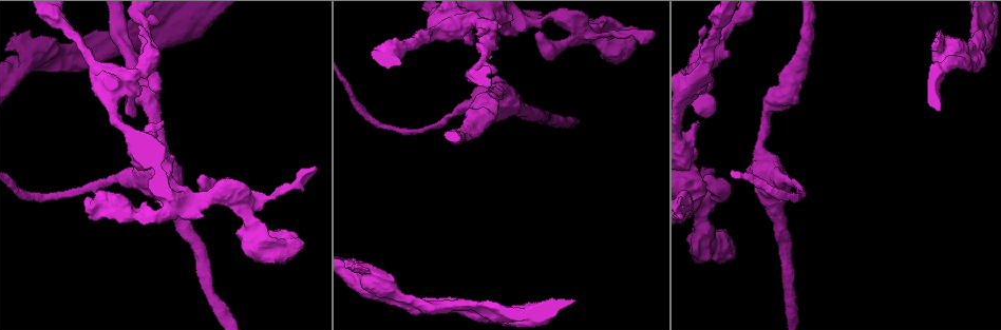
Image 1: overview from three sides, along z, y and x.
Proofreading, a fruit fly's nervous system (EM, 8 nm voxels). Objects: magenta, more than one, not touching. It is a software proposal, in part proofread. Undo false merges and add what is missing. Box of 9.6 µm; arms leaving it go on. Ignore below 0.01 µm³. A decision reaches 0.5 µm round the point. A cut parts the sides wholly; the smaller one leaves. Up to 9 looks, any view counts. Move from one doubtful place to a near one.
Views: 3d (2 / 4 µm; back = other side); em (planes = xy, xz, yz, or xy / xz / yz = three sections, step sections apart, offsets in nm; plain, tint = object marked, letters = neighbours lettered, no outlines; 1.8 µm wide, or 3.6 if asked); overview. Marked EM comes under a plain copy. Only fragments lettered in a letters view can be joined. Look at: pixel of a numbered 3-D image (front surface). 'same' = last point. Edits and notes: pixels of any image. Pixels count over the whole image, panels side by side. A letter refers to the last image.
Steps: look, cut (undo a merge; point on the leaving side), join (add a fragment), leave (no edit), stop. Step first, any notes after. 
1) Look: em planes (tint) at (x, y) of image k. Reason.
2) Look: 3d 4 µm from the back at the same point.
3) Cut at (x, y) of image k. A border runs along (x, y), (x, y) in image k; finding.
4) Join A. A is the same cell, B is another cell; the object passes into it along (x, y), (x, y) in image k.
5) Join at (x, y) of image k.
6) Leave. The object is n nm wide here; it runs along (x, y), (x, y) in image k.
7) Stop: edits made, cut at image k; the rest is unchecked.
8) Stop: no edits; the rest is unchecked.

Look: 3d 2 µm at (143, 62) of image 1. Sharp bend.

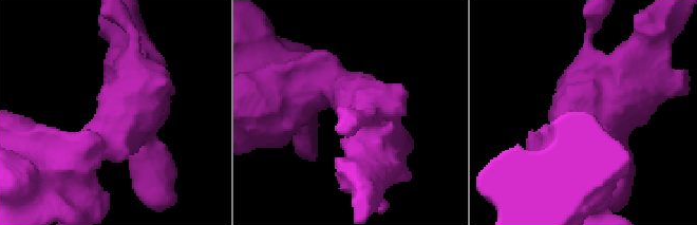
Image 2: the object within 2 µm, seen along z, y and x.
Look: em planes (letters) at (346, 96) of image 2. Shape alone is not enough.

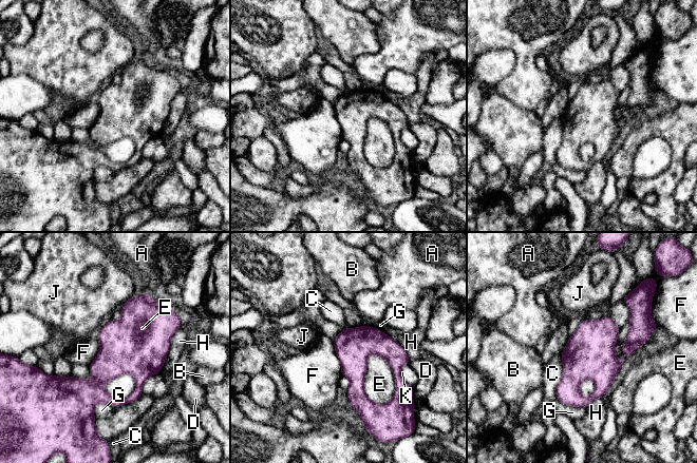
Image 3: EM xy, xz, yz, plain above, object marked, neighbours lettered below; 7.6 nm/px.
Leave. The longest contact is with E, 400 nm; A, B, C, D, E, F, G, H, J and K are other cells; a border runs along (333, 341), (341, 374) in image 3; one cell here.

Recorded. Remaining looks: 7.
Look: 3d 4 µm from the back at (573, 39) of image 1. Thick turns thin.

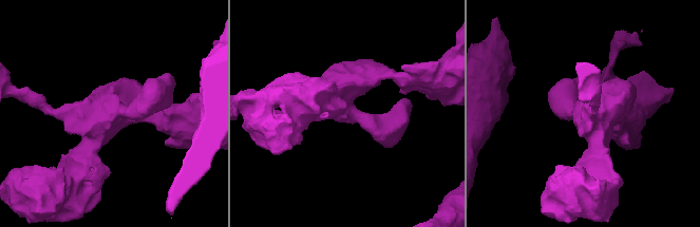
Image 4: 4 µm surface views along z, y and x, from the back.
Look: em 3.6 µm planes (tint) at (346, 110) of image 4. 4 arms meet here.

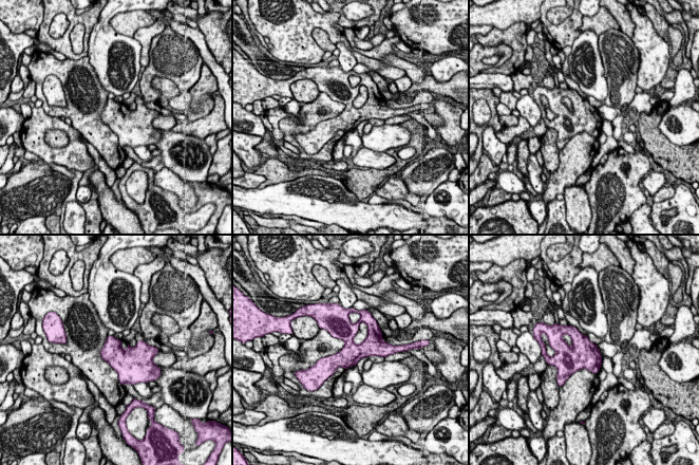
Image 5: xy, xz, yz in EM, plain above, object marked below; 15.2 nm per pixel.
Look: em 3.6 µm planes (letters) at the same point.

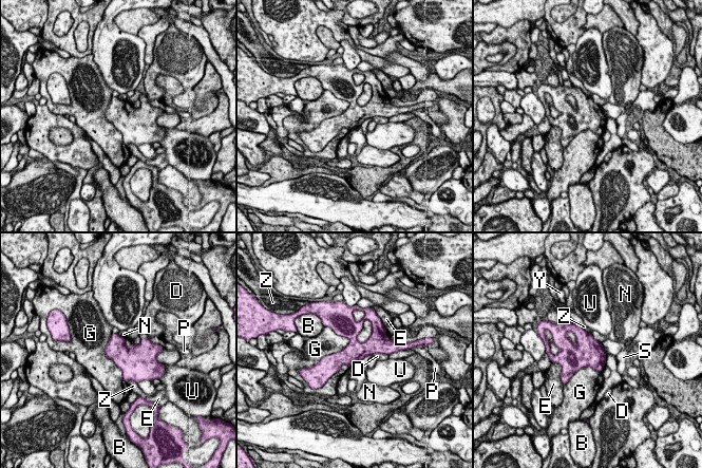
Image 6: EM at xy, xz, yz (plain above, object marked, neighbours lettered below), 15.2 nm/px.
Leave. The object is 320 nm wide here; B, D, E, G, N, P, S, U, Y and Z are other cells; a border runs along (349, 339), (343, 349), (320, 360) in image 6; all the same cell.

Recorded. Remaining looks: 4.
Look: 3d 2 µm at (95, 52) of image 1. Branch point.

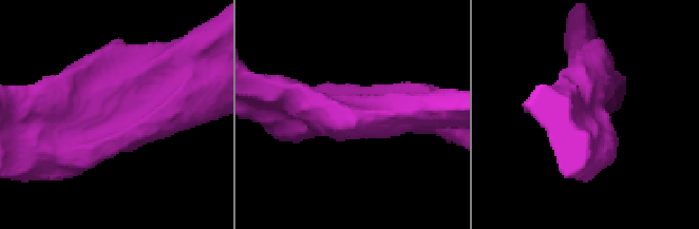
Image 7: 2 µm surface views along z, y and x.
Look: em xy step 4 (tint) at (341, 112) of image 7.

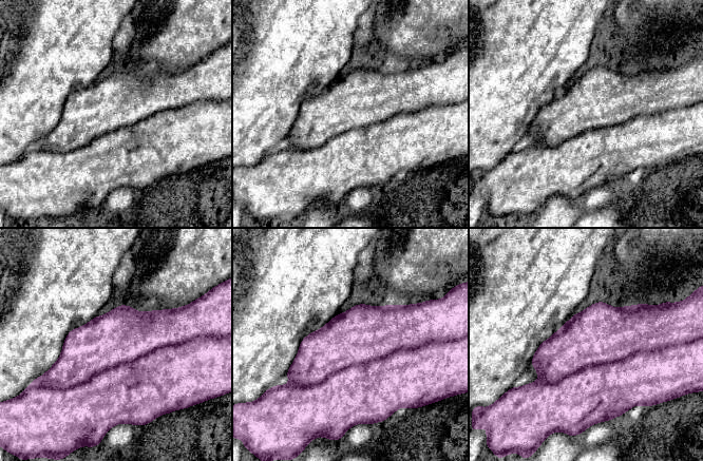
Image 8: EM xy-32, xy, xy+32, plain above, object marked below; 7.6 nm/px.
Look: em planes (letters) at the same point. Cut it another way.

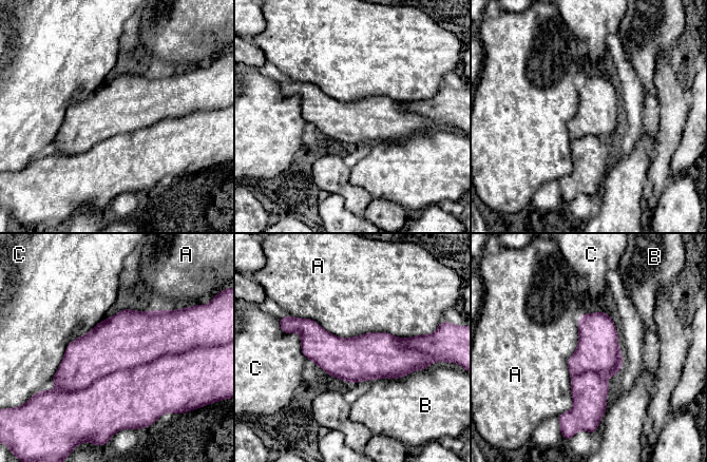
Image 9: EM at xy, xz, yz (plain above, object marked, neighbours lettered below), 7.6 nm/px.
Leave. The longest contact is with A, 1050 nm; A, B and C are other cells; a border runs along (290, 314), (338, 337), (423, 334) in image 9; all the same cell.

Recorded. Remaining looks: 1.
Look: em planes (letters) at (16, 33) of image 1. Free end.

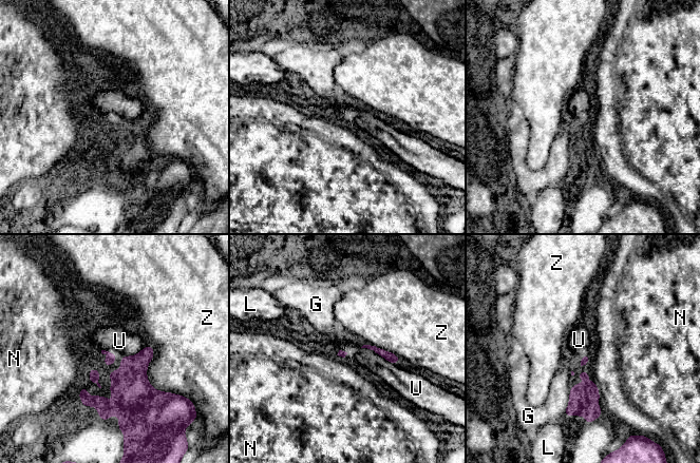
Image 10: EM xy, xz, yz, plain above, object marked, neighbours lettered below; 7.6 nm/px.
Leave. G, L, N, U and Z are other cells; a border runs along (361, 347), (372, 349), (396, 364) in image 10; none of them fits.

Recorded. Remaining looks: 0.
Stop: no edits; the rest is unchecked.

